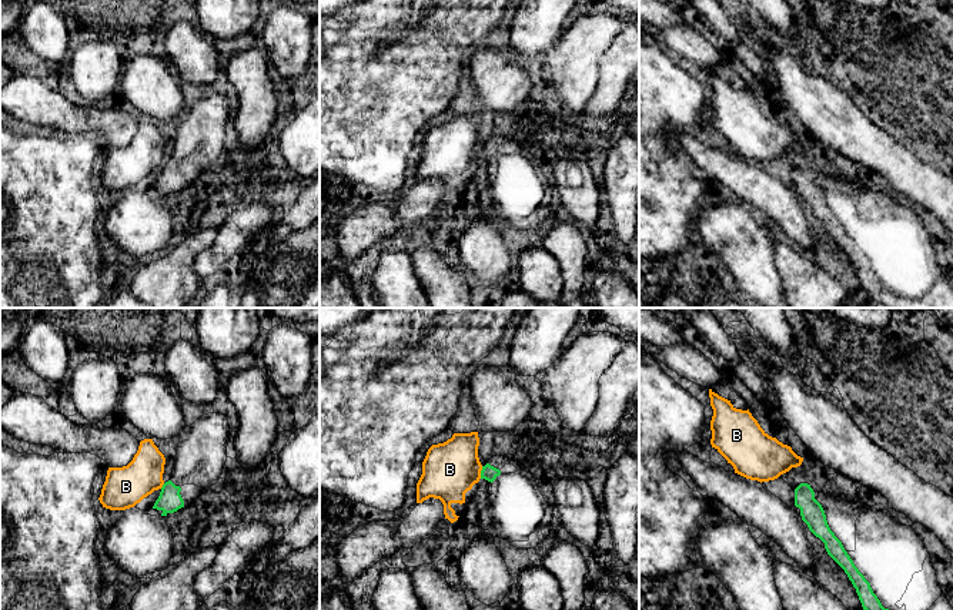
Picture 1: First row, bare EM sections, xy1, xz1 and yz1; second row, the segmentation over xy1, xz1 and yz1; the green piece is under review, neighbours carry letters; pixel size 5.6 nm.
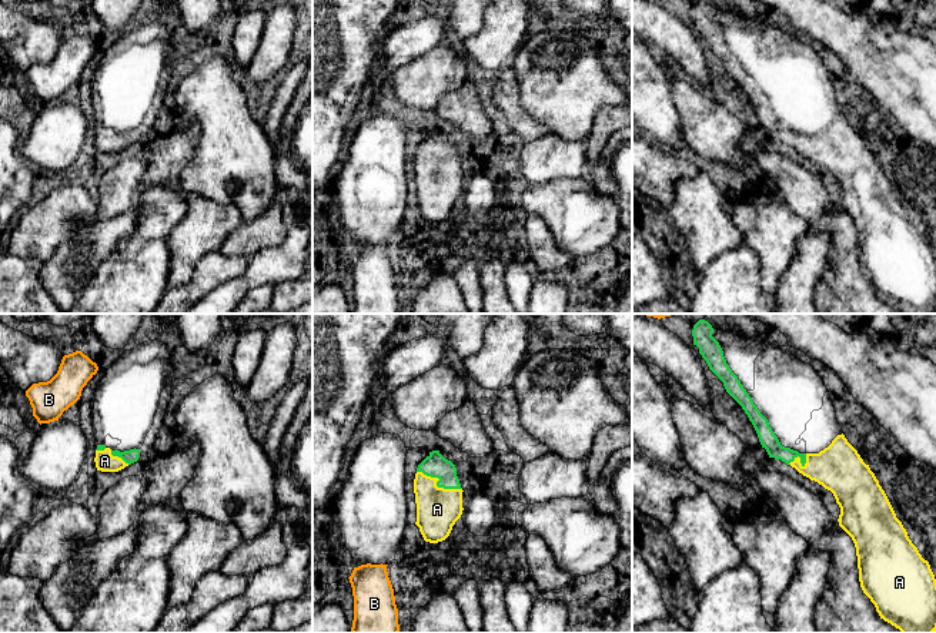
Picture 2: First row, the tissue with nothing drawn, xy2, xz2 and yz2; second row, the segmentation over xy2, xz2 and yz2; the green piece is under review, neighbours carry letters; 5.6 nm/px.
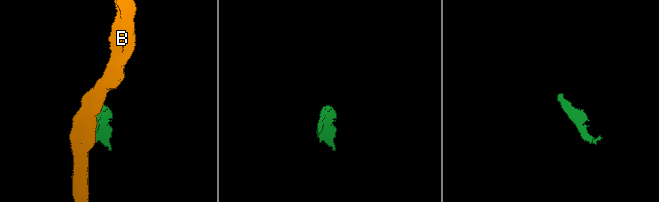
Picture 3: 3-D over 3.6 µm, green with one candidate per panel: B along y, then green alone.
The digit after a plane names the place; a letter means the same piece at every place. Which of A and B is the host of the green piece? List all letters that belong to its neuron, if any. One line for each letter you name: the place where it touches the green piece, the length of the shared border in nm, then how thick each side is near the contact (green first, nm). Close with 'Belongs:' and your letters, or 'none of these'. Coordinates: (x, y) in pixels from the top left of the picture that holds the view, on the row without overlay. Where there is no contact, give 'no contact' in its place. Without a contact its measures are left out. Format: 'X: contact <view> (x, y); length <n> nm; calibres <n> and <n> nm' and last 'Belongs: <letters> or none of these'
A: contact xz2 (437, 164); length 280 nm; calibres 140 and 240 nm
Belongs: A

